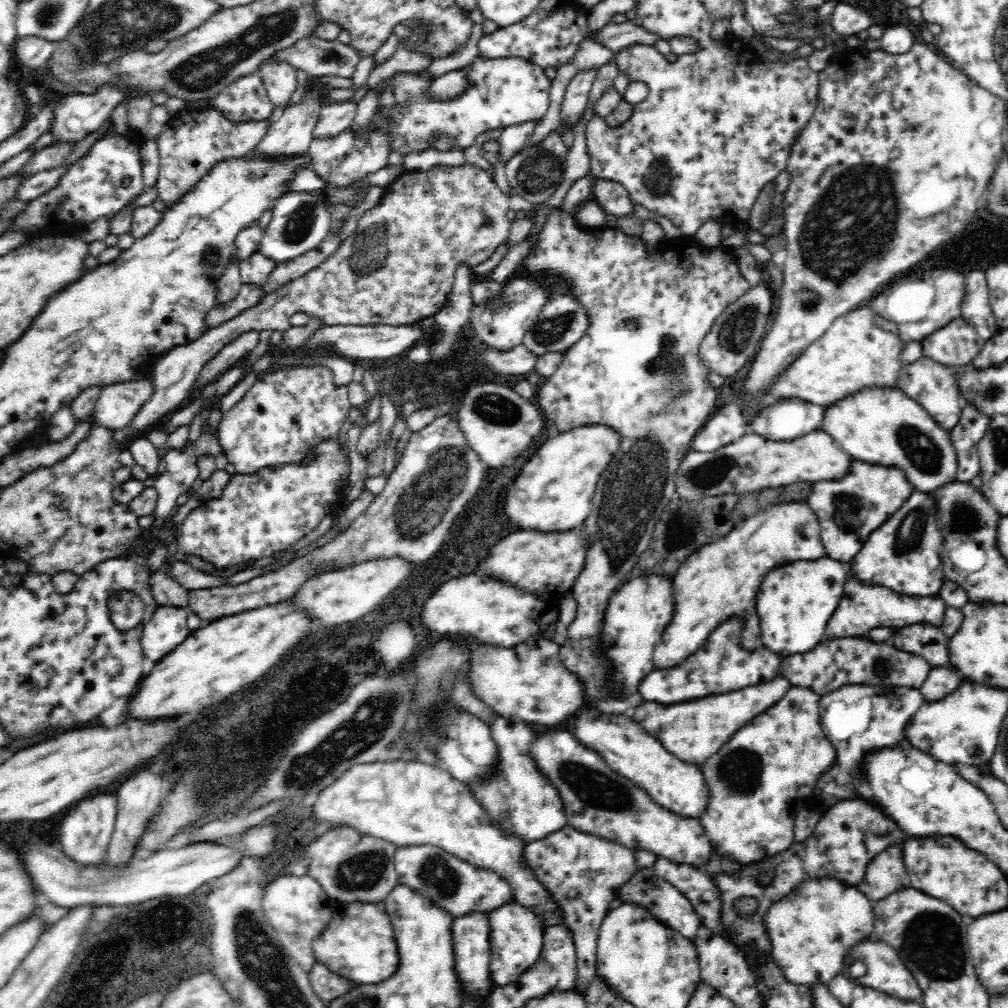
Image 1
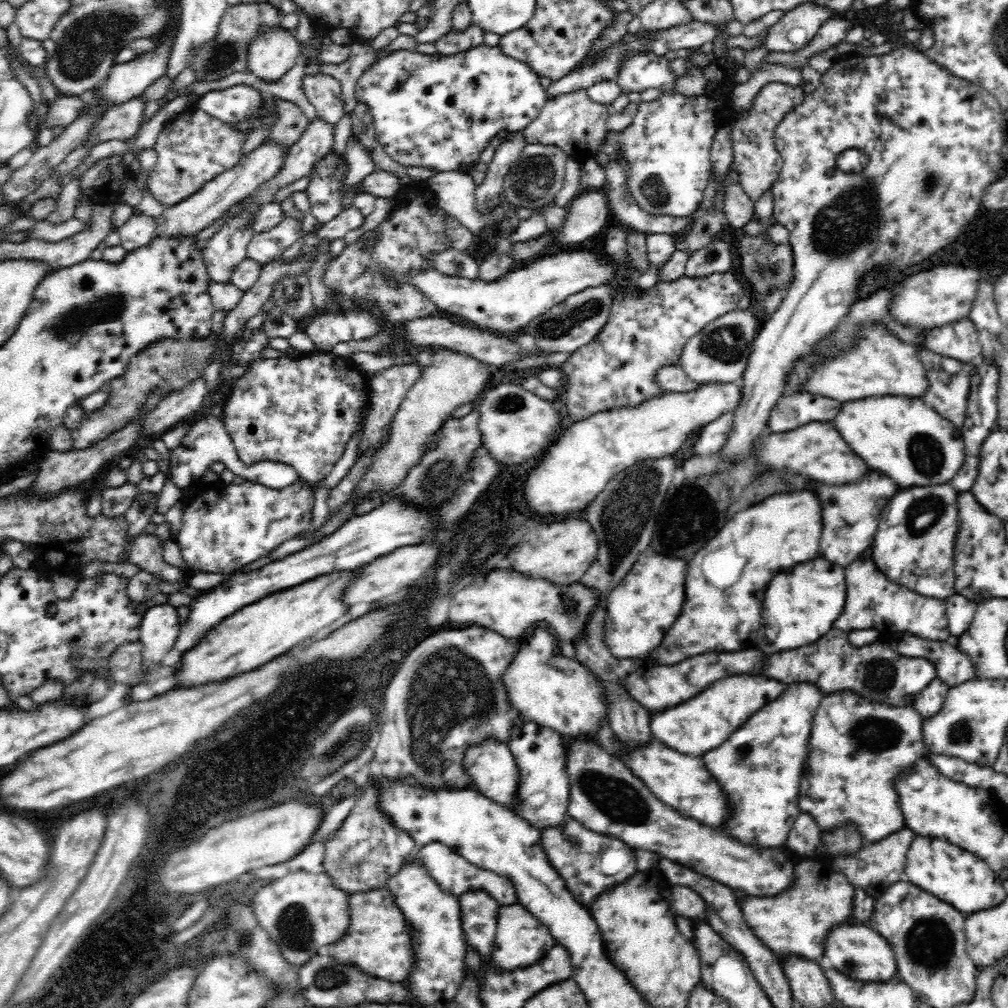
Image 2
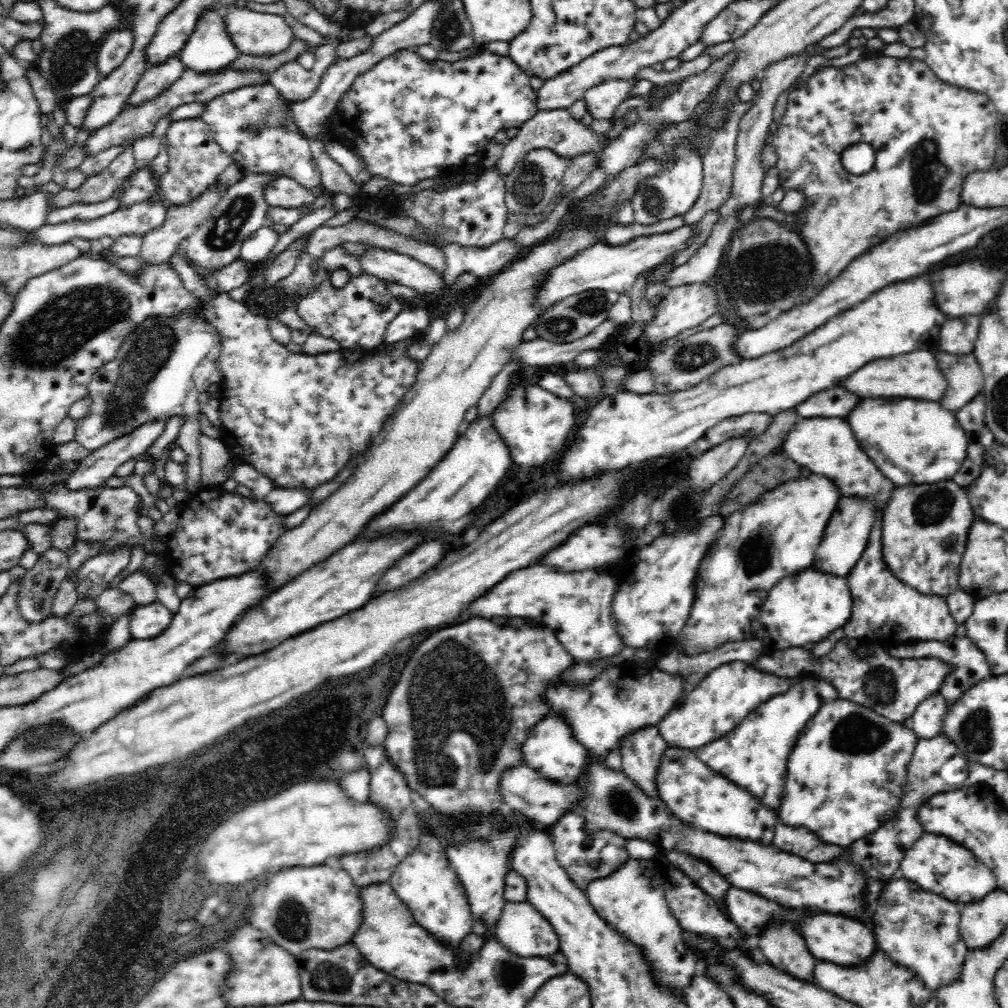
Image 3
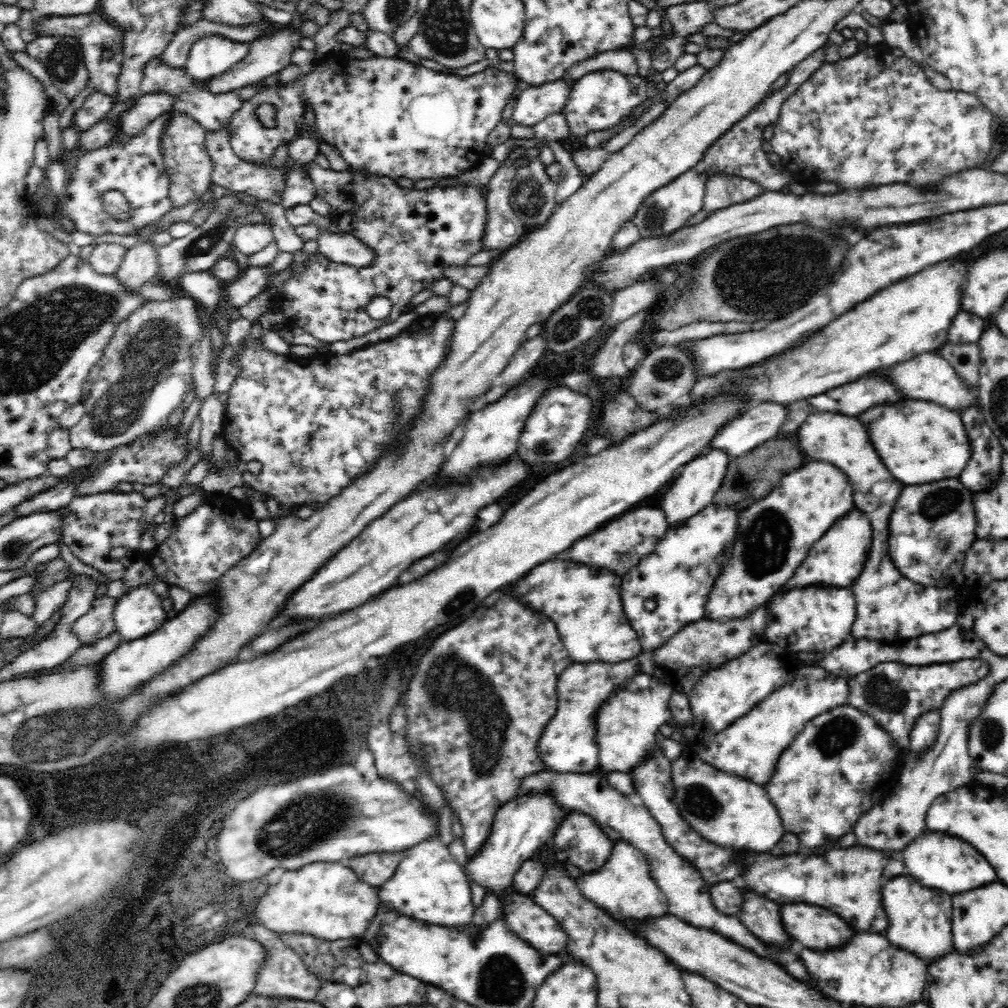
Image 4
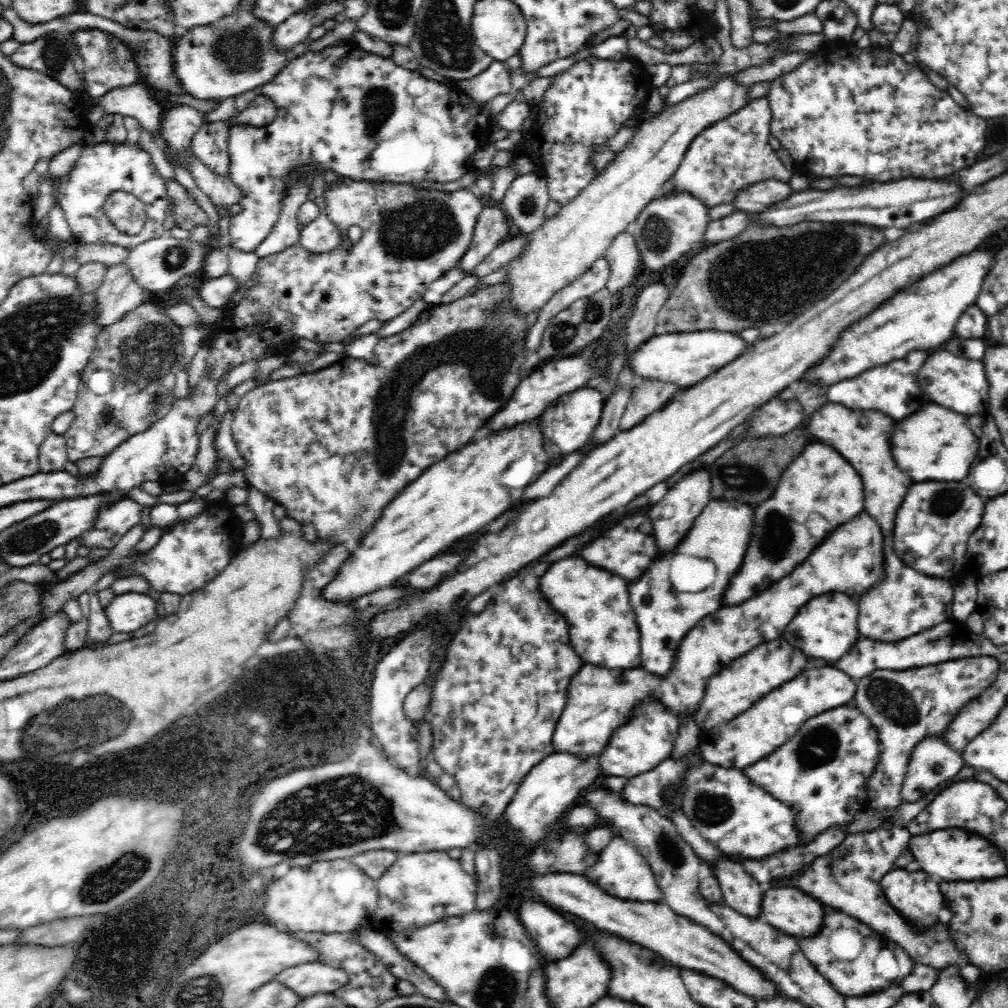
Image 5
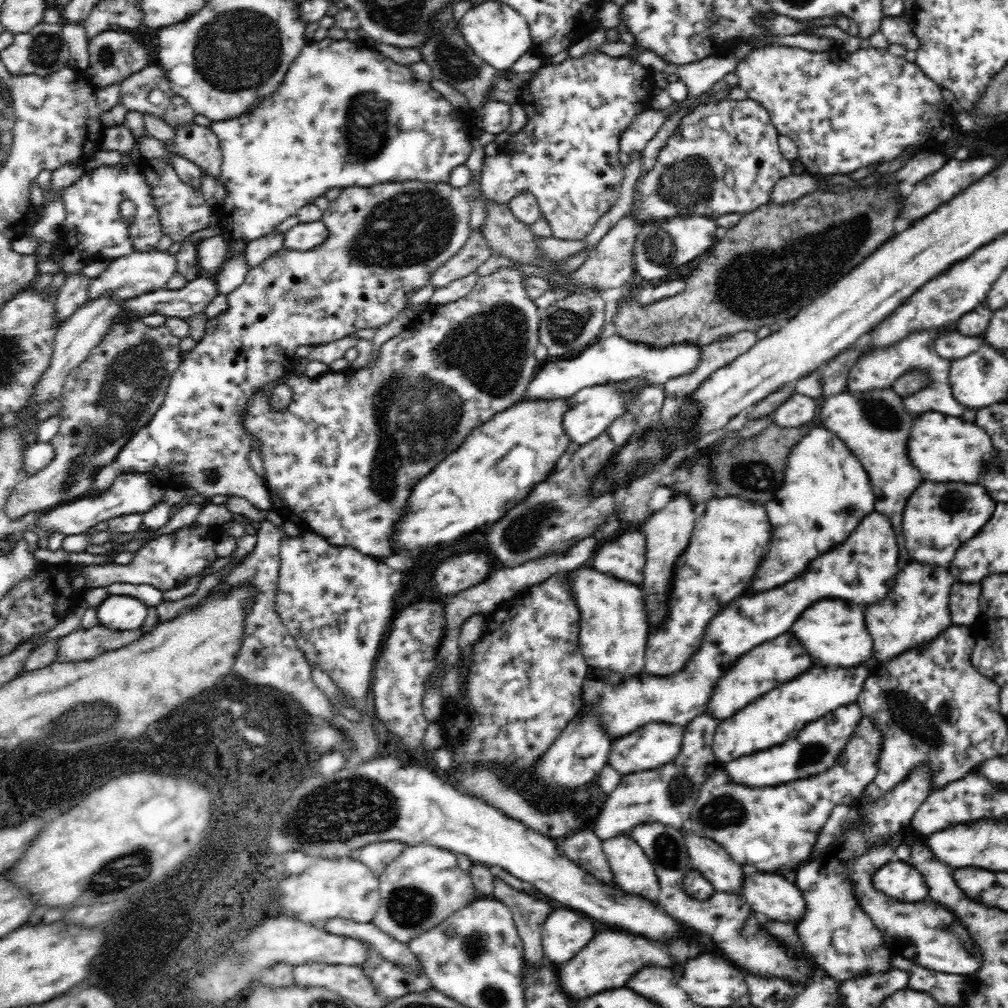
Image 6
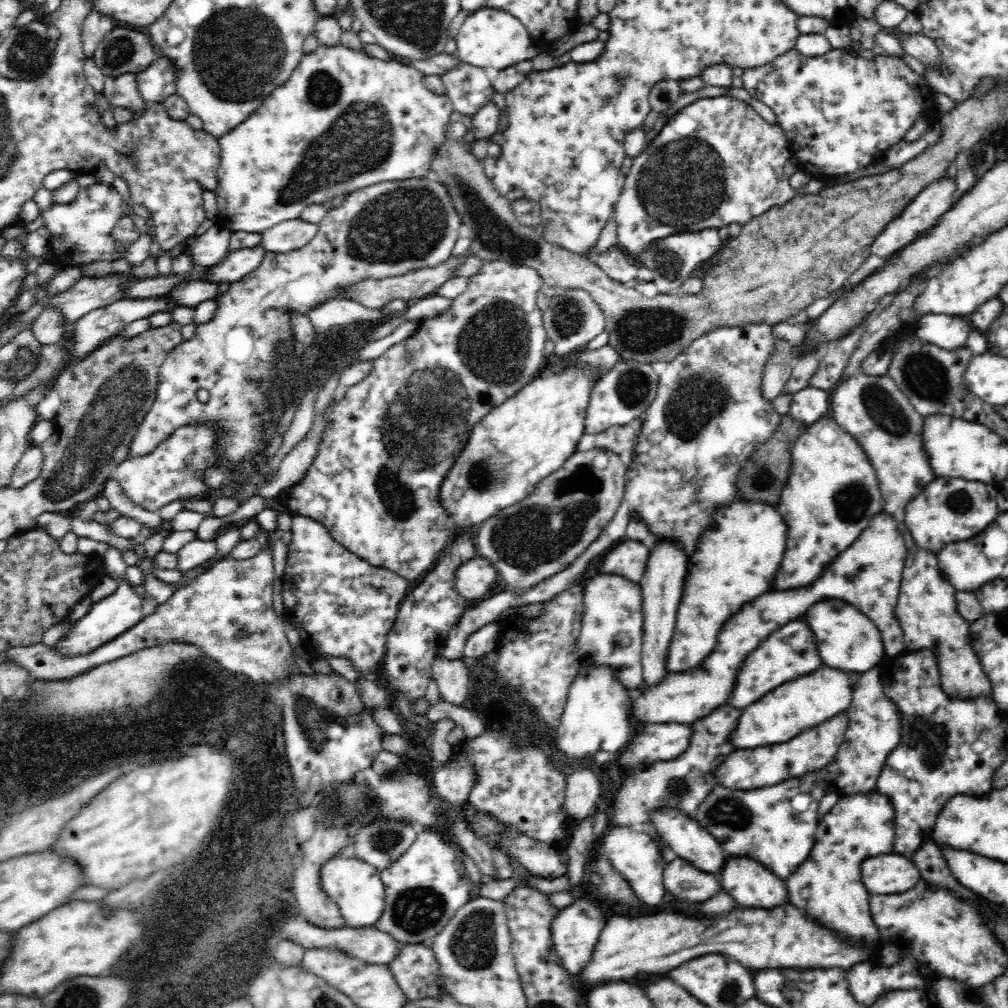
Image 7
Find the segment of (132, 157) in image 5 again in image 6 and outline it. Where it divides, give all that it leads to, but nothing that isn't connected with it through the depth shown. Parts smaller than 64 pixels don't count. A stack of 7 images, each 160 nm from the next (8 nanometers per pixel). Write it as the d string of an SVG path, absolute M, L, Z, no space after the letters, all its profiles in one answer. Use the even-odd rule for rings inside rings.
M132 162L104 164L86 170L78 182L60 194L66 211L60 232L61 242L69 251L85 250L92 257L106 259L120 258L130 252L148 252L163 245L161 219L149 187L146 176L142 176ZM124 198L137 206L137 217L128 226L125 226L124 219L120 219L118 211L118 204Z

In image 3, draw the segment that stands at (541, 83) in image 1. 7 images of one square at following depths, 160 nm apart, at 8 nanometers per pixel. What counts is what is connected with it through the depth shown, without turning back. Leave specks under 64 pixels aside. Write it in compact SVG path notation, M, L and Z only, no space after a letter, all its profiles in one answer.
M480 47L476 52L474 52L470 56L462 57L454 62L444 61L438 58L430 61L420 57L417 53L414 52L414 50L403 49L398 52L393 52L390 56L386 56L386 58L380 60L378 64L375 64L372 68L370 68L370 70L366 70L366 72L363 72L362 74L360 74L360 76L357 76L354 79L353 85L348 89L348 92L345 92L342 95L342 98L340 99L339 102L339 106L329 116L328 128L330 130L330 133L327 135L327 137L330 136L337 137L341 142L343 142L348 147L354 150L358 150L358 152L360 152L360 154L362 154L363 156L363 162L367 164L367 170L369 170L369 172L371 172L372 175L375 175L376 177L381 177L382 179L388 179L390 181L394 181L395 183L401 185L410 186L410 185L416 185L418 182L425 179L435 179L437 177L458 173L460 168L465 163L475 160L476 158L480 157L483 154L486 145L488 144L488 140L492 140L496 132L500 132L500 130L506 131L509 128L519 128L519 126L522 126L522 124L524 124L527 120L530 120L530 118L532 118L539 111L538 105L539 104L537 104L537 91L534 90L534 88L530 85L530 76L528 76L527 73L524 72L522 68L520 68L518 64L516 64L508 55L504 55L504 56L498 55L496 53L493 53L491 51L485 50L482 47Z

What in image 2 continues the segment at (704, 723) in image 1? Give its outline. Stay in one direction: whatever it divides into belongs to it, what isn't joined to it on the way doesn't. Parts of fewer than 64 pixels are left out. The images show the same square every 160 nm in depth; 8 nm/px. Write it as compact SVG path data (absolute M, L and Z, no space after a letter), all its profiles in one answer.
M734 675L713 682L704 692L686 702L658 712L649 712L654 738L683 755L704 756L730 738L750 716L776 700L789 686L764 675Z

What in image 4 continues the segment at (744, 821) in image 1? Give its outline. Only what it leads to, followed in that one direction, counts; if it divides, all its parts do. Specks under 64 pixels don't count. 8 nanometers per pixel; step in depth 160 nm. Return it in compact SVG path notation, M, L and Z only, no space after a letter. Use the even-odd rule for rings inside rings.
M804 668L810 670L810 686L796 688L794 684L785 684L766 697L761 703L749 710L718 734L707 734L702 742L691 744L691 749L706 764L718 770L745 778L766 786L773 775L779 756L793 743L796 735L805 724L820 712L846 705L849 692L847 677L834 676L824 668ZM694 746L694 748L692 748Z

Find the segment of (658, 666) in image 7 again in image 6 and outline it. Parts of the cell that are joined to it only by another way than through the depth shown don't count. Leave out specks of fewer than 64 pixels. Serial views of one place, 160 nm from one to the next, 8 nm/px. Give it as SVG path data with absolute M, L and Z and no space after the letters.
M679 495L672 500L674 500L674 504L667 502L660 512L654 512L645 521L646 524L640 527L645 534L646 548L648 548L642 591L645 595L645 611L649 626L656 626L658 622L662 622L666 618L666 598L670 592L670 580L668 578L672 578L674 575L677 567L676 559L680 558L681 552L688 546L688 540L690 540L694 522L696 522L694 512L690 512L690 504L693 502L689 500L689 496Z

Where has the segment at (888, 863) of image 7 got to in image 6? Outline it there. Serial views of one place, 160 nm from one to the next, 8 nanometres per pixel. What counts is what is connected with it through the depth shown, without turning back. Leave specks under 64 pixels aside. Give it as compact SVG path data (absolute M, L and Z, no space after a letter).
M892 860L874 873L874 887L886 896L908 903L929 900L926 879L905 861Z

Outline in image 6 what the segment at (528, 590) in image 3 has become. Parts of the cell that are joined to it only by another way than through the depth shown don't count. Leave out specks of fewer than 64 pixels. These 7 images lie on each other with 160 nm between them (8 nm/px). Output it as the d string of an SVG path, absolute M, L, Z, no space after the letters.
M578 566L574 570L574 582L566 582L580 613L579 647L587 665L620 672L622 676L637 676L645 672L649 621L642 587L586 566Z

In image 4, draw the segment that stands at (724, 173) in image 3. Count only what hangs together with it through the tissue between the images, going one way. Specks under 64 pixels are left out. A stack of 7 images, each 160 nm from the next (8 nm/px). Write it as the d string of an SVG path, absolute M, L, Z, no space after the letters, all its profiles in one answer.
M717 172L707 179L702 209L712 213L733 204L746 202L765 191L753 181L742 180L742 177L718 175Z

